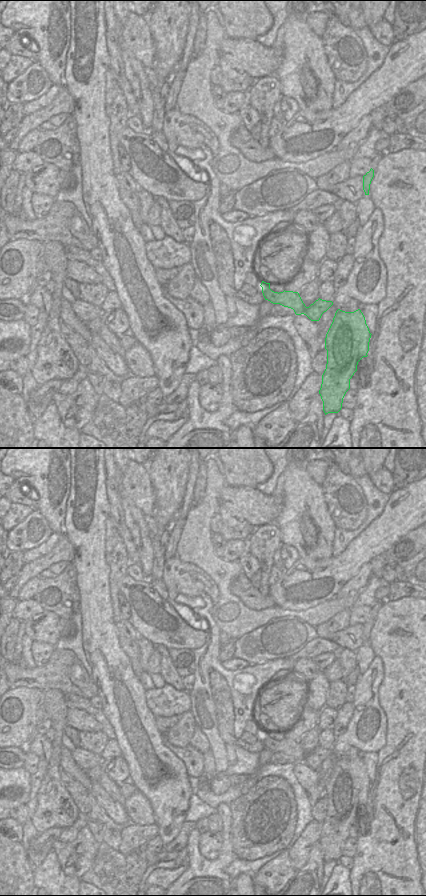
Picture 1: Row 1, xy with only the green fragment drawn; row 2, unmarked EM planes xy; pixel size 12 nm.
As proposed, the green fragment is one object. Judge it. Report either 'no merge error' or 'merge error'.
no merge error

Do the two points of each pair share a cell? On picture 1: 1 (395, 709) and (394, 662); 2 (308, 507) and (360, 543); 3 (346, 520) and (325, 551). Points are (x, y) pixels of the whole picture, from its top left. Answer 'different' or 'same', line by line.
1: same
2: different
3: different

